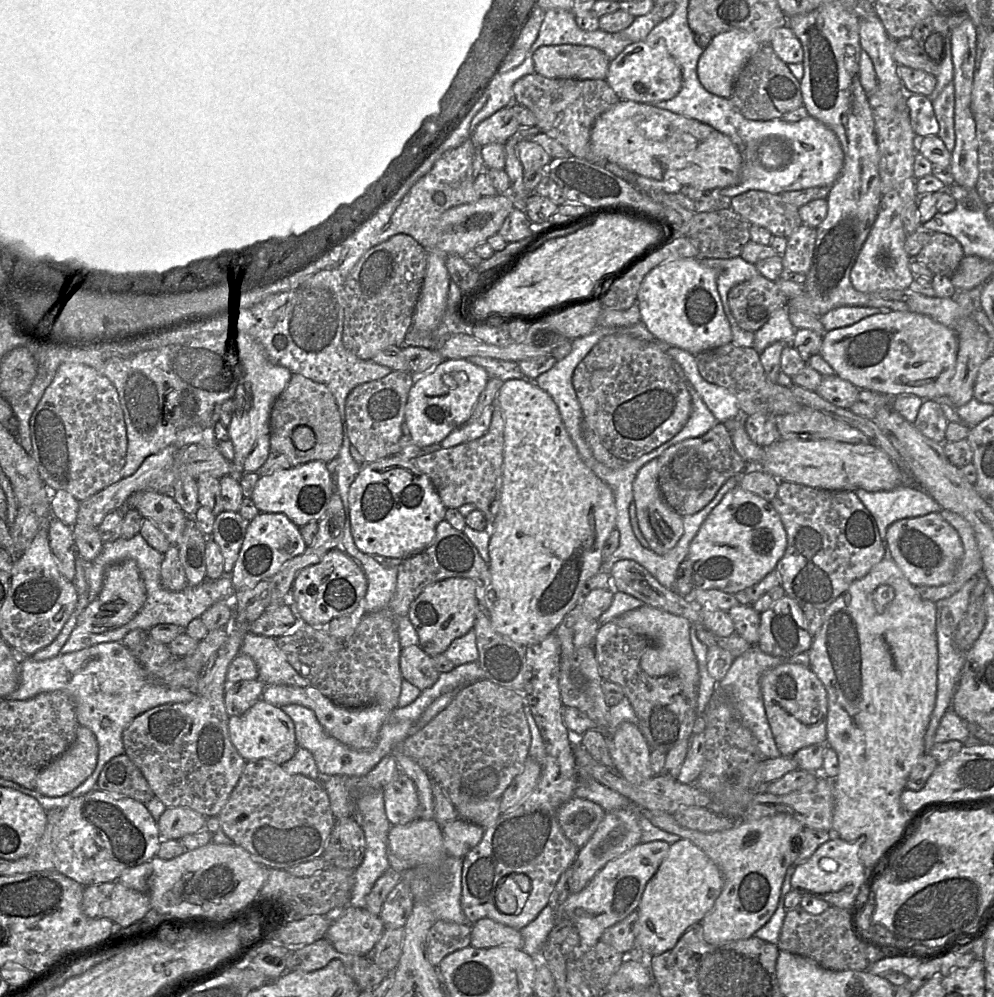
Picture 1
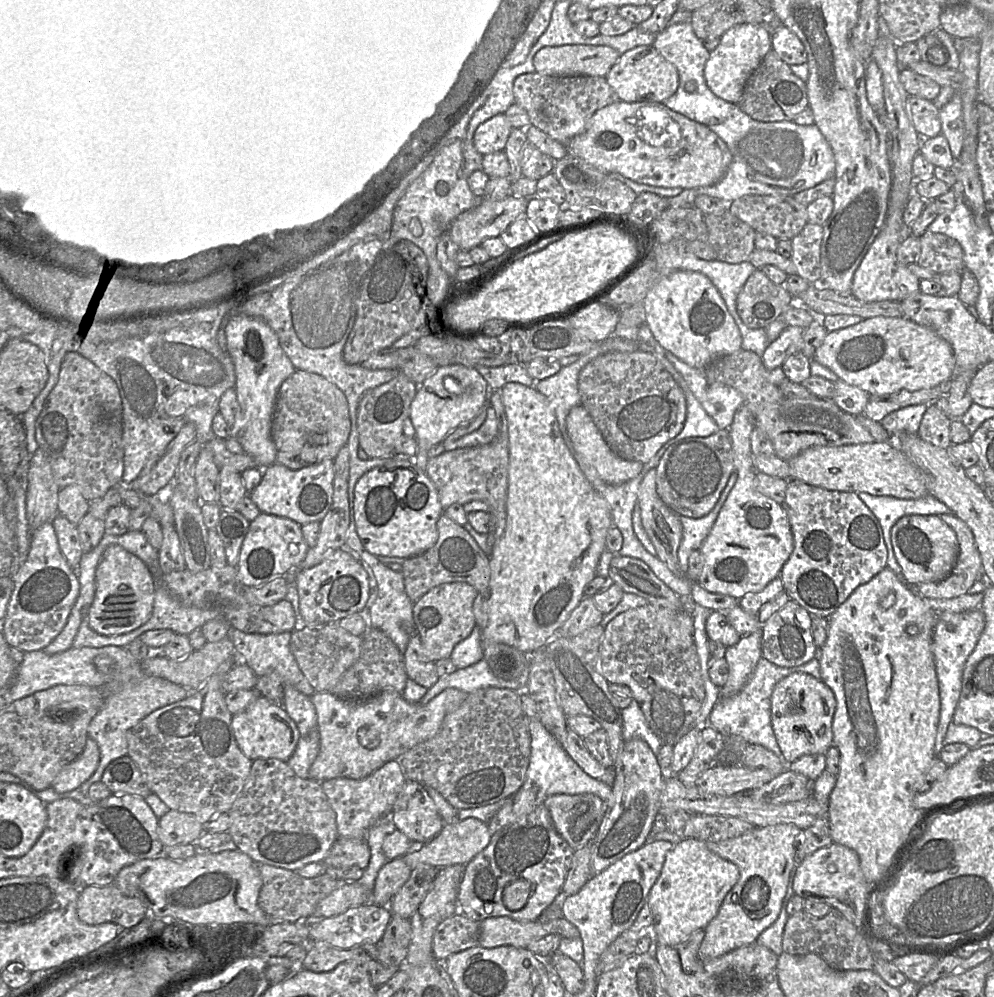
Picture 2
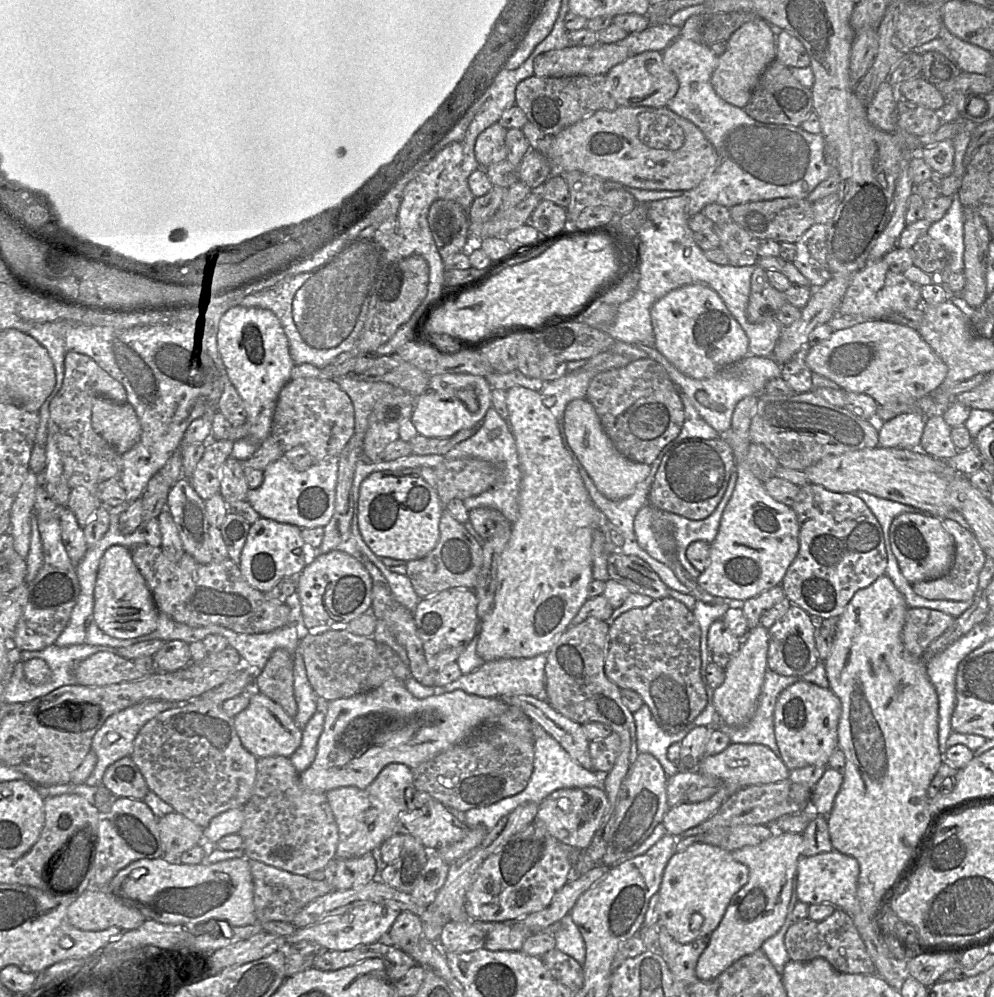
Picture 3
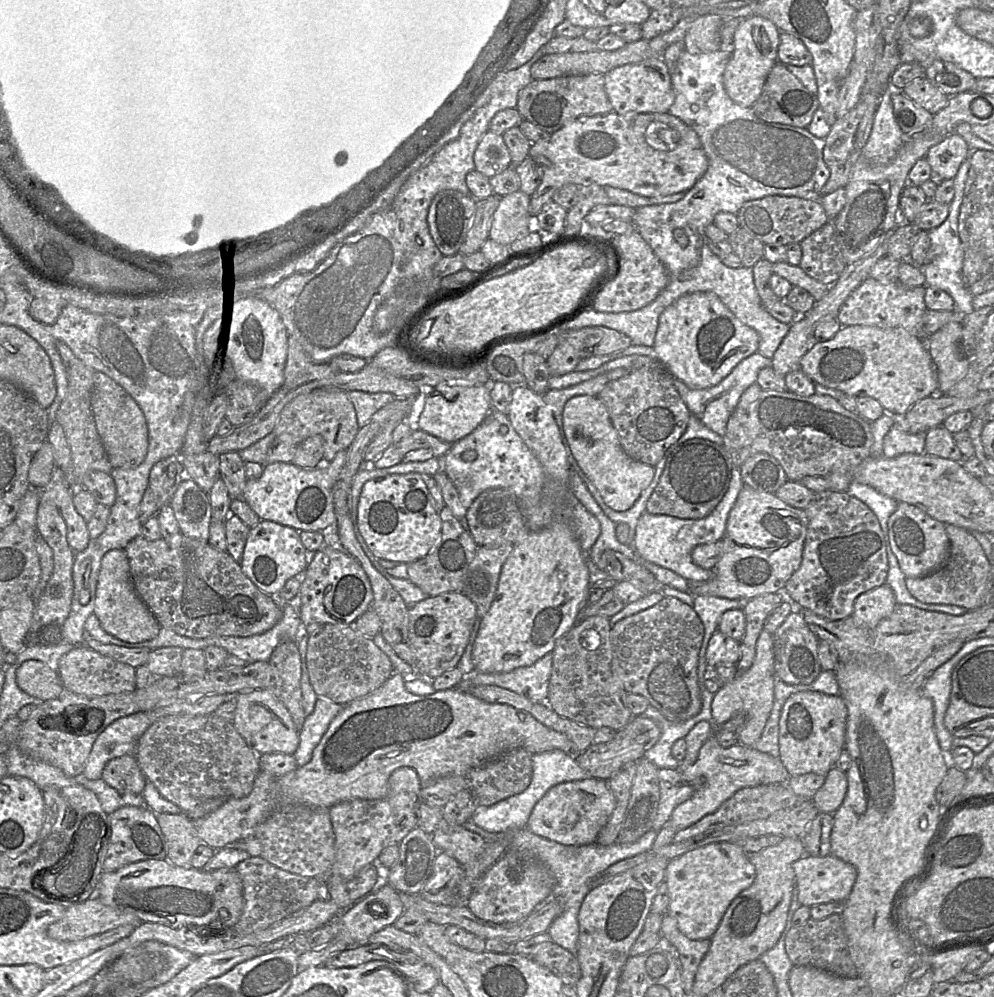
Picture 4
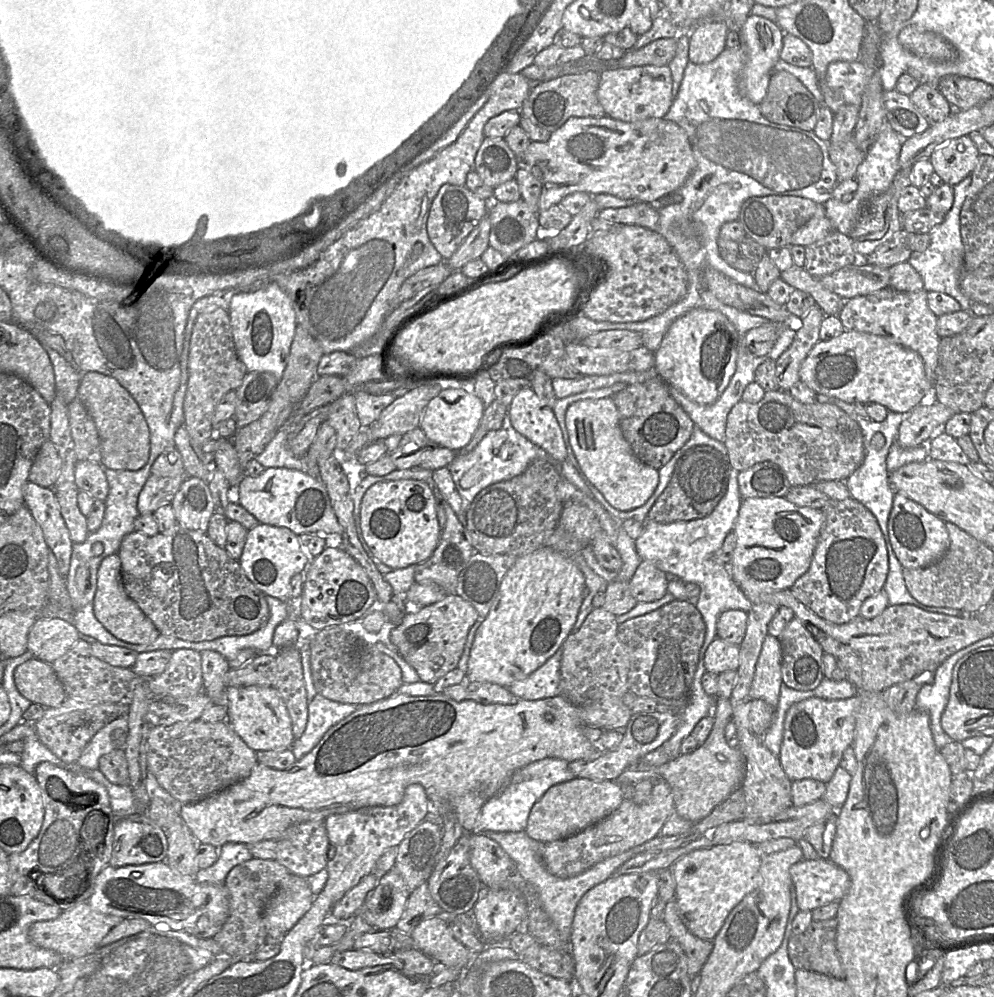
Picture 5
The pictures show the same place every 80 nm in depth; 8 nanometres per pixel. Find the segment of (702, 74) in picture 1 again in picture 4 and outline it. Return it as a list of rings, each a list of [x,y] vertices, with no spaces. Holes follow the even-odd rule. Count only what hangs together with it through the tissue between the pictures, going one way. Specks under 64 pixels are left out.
[[[761,16],[746,18],[736,29],[735,49],[723,75],[724,88],[729,98],[743,107],[752,107],[762,93],[767,76],[778,62],[781,31],[770,20]]]

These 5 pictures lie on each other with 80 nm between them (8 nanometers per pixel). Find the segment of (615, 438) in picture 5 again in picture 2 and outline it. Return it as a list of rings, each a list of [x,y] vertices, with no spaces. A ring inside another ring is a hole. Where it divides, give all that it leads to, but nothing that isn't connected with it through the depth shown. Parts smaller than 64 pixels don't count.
[[[582,404],[574,406],[570,410],[567,415],[566,425],[568,435],[576,452],[585,460],[585,462],[596,469],[598,475],[605,483],[620,485],[635,478],[642,472],[643,463],[623,459],[612,451],[590,414]]]

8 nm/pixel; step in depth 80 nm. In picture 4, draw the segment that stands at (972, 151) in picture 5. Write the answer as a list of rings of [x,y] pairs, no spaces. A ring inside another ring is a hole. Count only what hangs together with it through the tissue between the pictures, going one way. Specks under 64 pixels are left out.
[[[952,133],[931,147],[925,158],[934,173],[940,175],[944,180],[953,180],[959,167],[970,154],[971,150],[966,141],[961,136]]]

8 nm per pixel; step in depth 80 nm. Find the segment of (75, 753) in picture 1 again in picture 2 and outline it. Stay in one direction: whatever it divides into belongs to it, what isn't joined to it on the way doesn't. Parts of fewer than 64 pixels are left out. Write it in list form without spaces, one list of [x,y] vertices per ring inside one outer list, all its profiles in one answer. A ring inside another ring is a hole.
[[[88,737],[82,753],[60,771],[51,788],[58,793],[70,792],[79,788],[95,772],[99,759],[98,745]]]

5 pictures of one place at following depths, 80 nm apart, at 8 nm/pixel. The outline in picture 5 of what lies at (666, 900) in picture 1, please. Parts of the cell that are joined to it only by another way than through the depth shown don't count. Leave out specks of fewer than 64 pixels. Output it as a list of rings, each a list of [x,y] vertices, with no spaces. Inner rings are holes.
[[[732,842],[692,851],[669,867],[676,881],[675,899],[681,918],[693,935],[705,940],[714,940],[733,908],[759,886],[762,857],[755,844]]]

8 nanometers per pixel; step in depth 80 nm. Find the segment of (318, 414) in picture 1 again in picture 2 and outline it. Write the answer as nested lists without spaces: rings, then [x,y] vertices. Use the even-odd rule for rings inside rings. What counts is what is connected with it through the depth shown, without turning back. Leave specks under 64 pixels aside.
[[[296,370],[280,386],[277,394],[271,425],[271,437],[278,451],[297,454],[304,465],[315,464],[323,459],[335,459],[340,449],[346,445],[350,434],[348,402],[343,392],[324,377],[302,370]],[[307,435],[322,435],[322,444],[312,446],[307,443]]]

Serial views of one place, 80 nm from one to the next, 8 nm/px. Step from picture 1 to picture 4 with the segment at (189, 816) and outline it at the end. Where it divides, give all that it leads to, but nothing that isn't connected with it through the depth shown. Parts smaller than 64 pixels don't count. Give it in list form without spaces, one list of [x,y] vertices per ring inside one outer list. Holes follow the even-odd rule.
[[[155,813],[166,840],[166,859],[173,865],[191,868],[192,856],[202,842],[193,821],[180,814]]]

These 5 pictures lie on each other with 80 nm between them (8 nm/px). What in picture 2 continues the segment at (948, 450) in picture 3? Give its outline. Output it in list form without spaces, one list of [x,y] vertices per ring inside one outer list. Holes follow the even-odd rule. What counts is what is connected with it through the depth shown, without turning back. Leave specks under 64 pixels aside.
[[[940,402],[928,404],[922,417],[918,435],[922,440],[934,446],[948,449],[950,447],[950,423],[951,419],[940,409]]]

